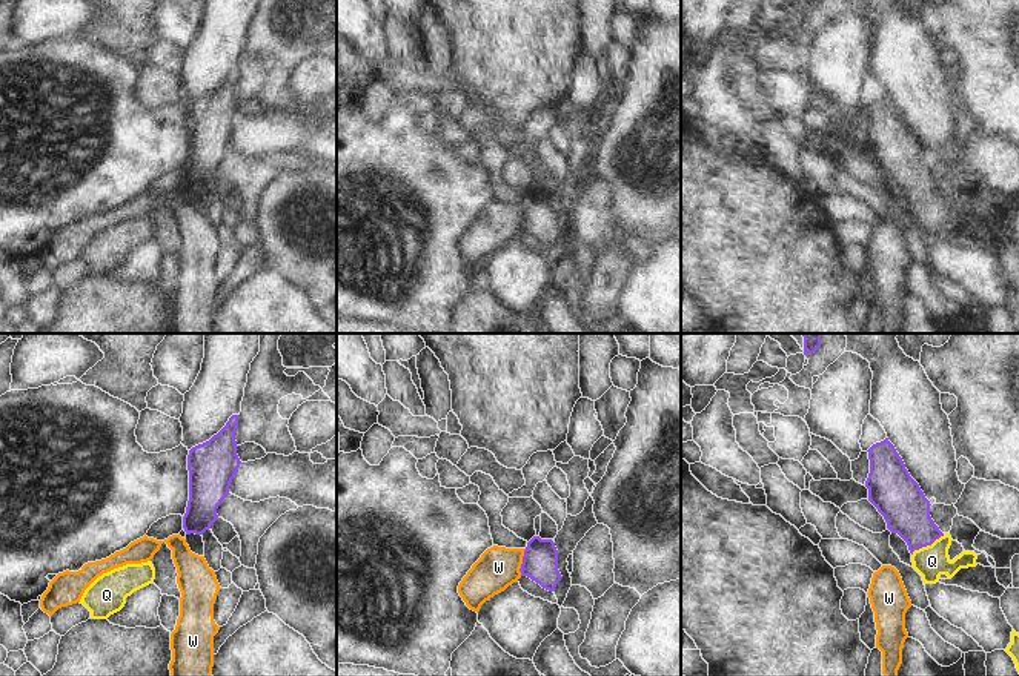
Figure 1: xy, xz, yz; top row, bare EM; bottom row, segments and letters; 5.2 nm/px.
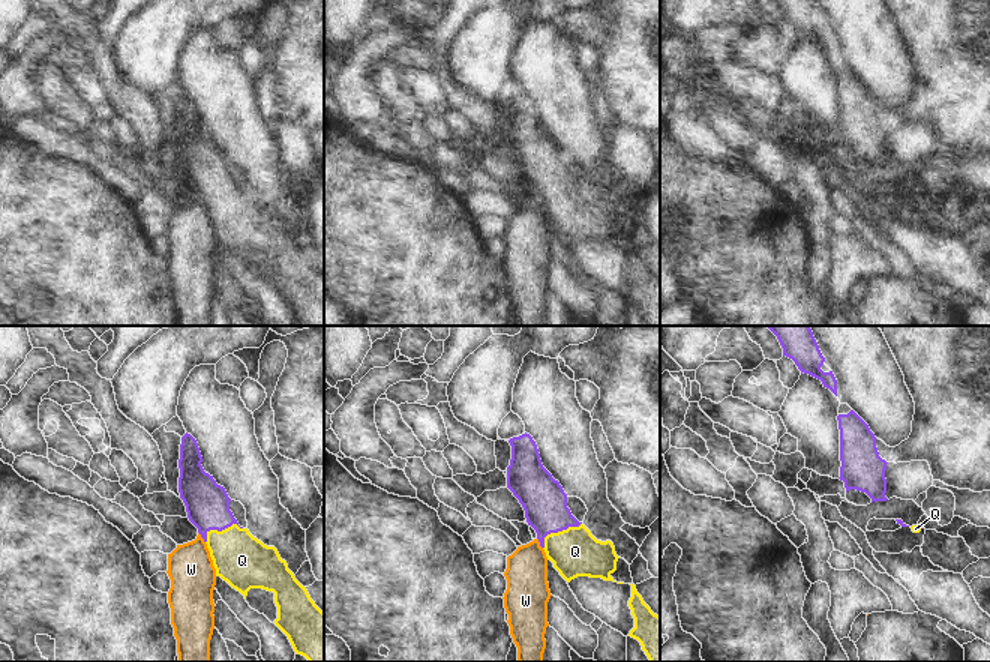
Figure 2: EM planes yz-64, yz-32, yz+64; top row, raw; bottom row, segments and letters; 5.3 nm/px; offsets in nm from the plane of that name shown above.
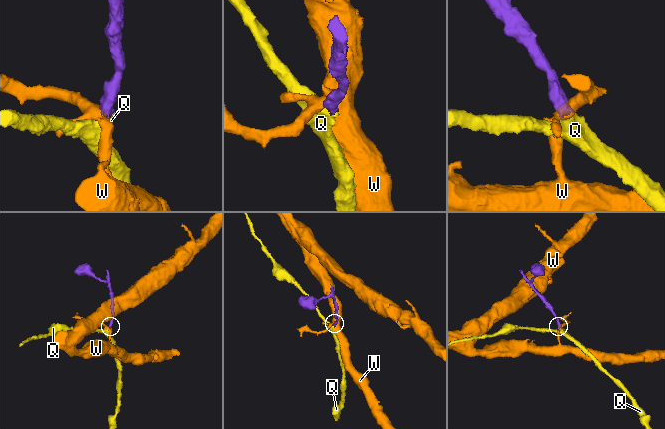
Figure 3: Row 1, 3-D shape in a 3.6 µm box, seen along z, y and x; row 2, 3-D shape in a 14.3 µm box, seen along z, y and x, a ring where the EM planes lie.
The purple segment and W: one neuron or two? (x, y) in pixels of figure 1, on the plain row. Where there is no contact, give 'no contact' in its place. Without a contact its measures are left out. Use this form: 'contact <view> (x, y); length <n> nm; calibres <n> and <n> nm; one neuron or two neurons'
contact xz (523, 218); length 150 nm; calibres 190 and 220 nm; two neurons

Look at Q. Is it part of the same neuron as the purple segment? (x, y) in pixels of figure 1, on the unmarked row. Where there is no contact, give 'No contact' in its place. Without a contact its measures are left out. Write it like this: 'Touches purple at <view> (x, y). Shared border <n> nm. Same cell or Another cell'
Touches purple at yz (927, 200). Shared border 200 nm. Same cell.

